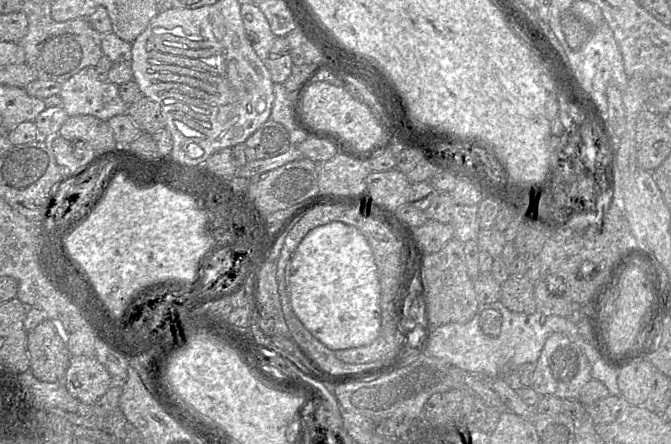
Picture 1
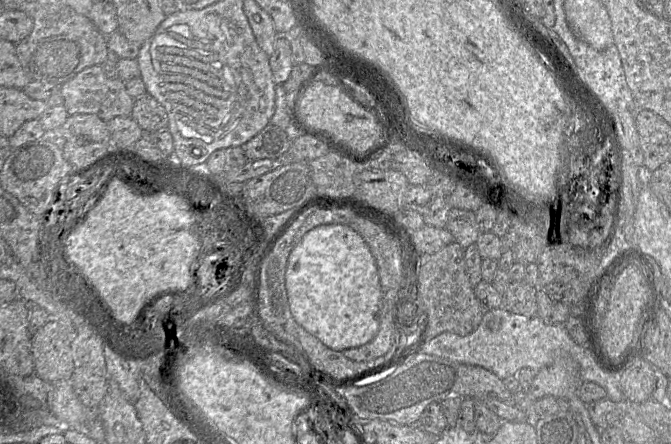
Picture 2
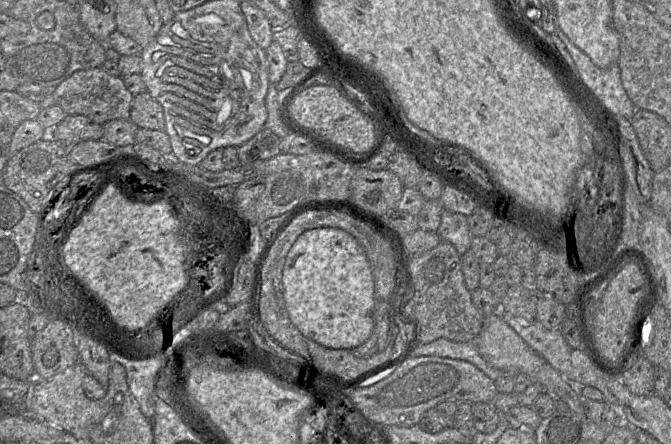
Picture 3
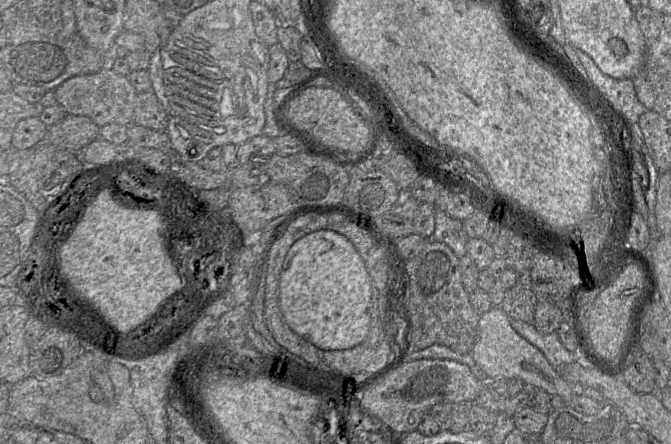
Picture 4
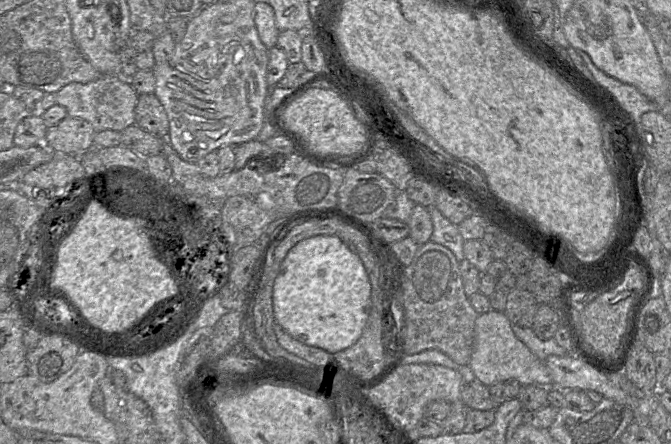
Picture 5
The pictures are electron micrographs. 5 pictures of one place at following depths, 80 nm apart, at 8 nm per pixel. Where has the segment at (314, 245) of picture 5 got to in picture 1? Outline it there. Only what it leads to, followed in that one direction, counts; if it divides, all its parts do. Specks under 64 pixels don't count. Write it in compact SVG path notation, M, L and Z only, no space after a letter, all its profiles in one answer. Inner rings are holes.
M341 221L315 227L289 262L292 309L306 329L331 350L371 344L381 327L380 282L371 247L354 226Z

